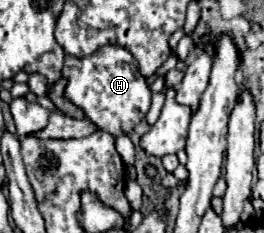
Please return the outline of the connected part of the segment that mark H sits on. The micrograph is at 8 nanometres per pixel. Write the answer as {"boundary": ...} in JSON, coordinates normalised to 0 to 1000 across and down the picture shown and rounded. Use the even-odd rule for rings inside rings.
{"boundary":[[[394,197],[341,249],[250,240],[242,335],[258,335],[250,421],[318,472],[326,506],[348,515],[379,558],[417,567],[424,584],[485,575],[561,481],[568,464],[568,378],[545,326],[523,309],[523,266],[508,240],[447,197]]]}

